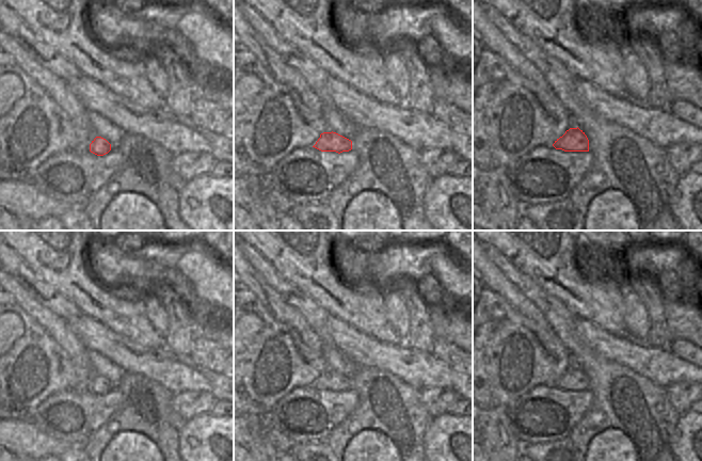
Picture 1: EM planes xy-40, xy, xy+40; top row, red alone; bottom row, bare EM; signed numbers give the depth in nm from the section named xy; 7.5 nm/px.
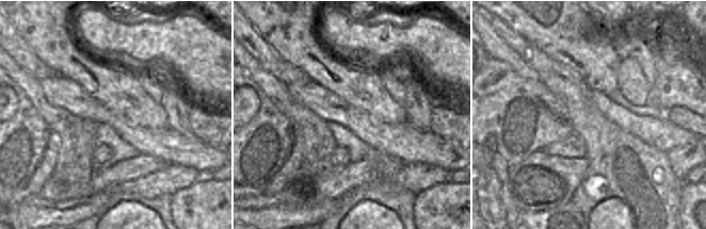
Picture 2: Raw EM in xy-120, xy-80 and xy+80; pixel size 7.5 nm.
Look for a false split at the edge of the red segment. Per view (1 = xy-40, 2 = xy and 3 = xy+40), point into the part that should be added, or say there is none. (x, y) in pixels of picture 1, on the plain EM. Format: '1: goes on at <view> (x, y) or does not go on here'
1: does not go on here
2: does not go on here
3: does not go on here

